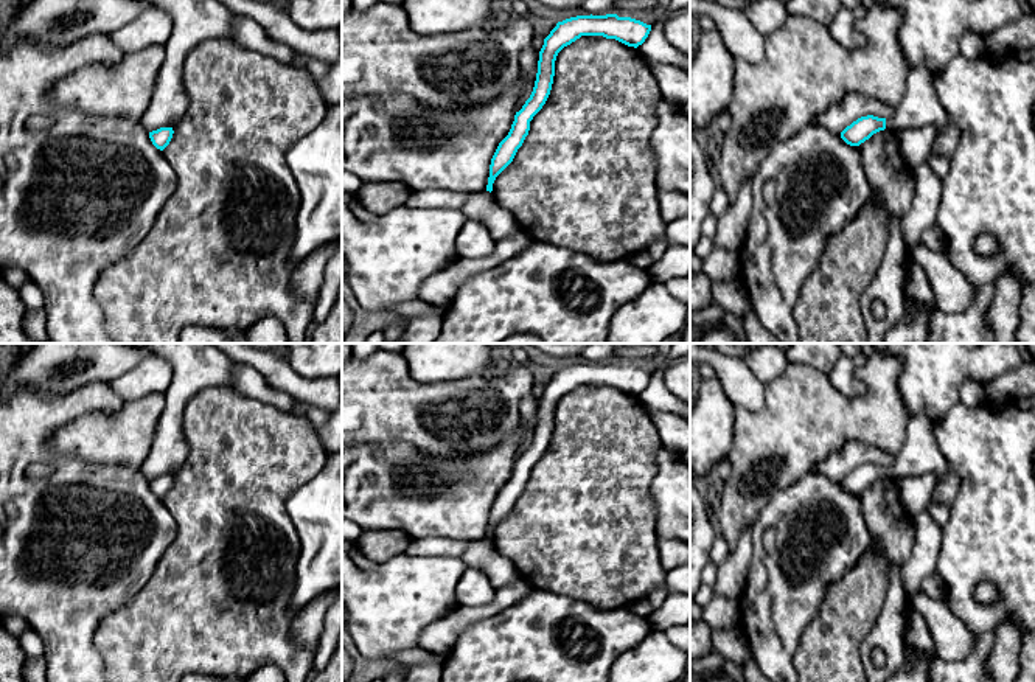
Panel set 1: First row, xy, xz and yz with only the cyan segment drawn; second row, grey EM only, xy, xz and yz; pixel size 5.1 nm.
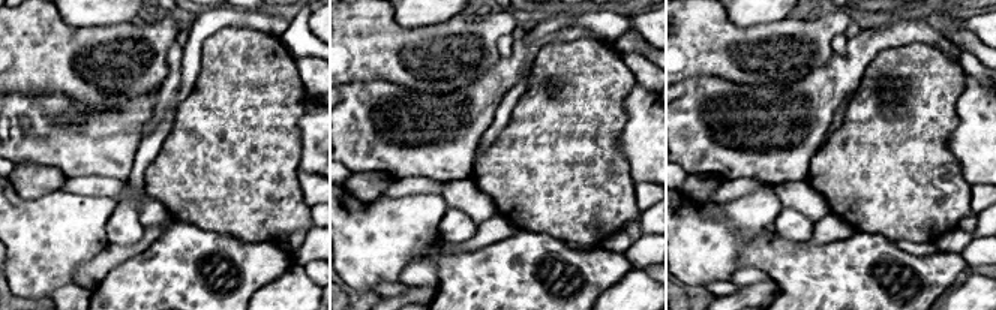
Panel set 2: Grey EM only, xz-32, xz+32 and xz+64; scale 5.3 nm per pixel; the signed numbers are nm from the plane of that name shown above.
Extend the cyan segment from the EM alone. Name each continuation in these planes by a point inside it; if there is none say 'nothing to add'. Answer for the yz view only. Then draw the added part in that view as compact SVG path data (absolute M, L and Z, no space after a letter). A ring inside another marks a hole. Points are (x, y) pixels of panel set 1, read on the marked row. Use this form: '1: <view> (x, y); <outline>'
1: yz (920, 106); M923 67L909 68L904 96L895 115L886 118L886 130L903 132L906 129L934 126L940 132L950 124L950 117L937 98L929 70Z

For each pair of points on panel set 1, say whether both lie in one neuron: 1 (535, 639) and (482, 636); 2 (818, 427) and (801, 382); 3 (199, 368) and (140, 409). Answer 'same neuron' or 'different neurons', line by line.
1: same neuron
2: same neuron
3: different neurons

